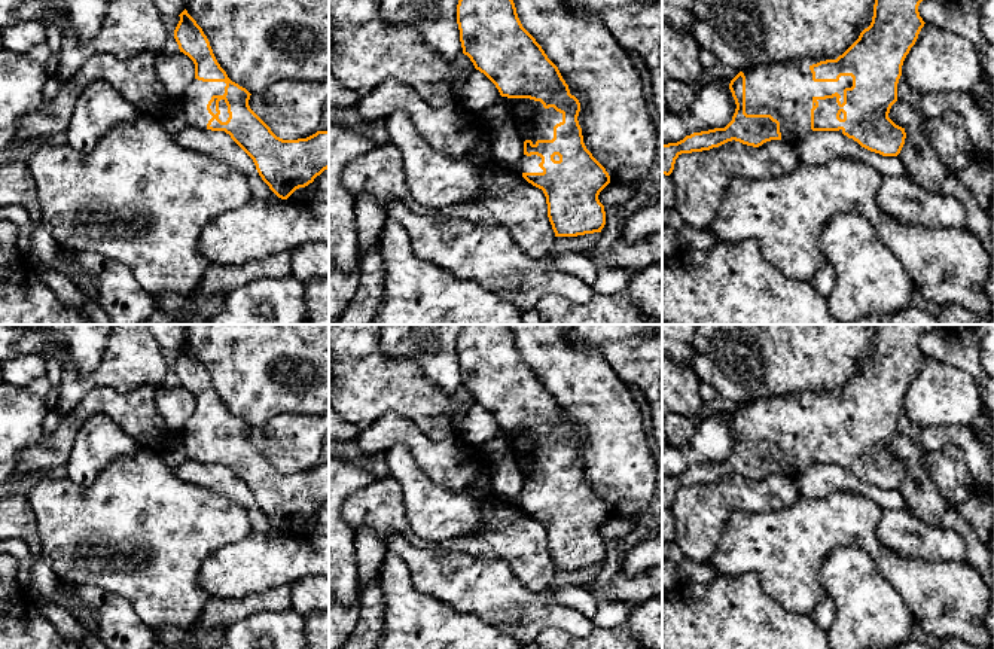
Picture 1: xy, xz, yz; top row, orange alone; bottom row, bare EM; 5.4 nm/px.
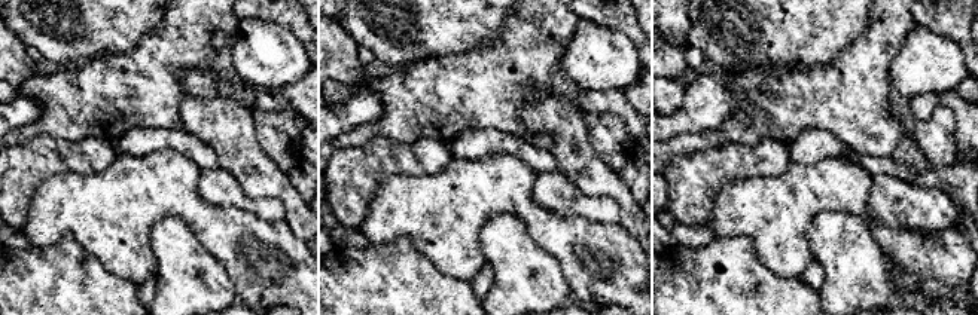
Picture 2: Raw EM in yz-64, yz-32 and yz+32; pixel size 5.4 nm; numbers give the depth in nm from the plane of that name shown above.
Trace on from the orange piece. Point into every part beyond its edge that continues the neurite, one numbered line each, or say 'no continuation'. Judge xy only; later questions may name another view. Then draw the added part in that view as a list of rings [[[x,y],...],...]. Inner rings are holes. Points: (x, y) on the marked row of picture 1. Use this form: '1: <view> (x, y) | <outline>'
1: xy (198, 94) | [[[193,79],[183,97],[186,124],[199,130],[207,130],[207,124],[213,118],[207,110],[207,104],[213,95],[223,95],[225,86],[225,82],[202,82]]]

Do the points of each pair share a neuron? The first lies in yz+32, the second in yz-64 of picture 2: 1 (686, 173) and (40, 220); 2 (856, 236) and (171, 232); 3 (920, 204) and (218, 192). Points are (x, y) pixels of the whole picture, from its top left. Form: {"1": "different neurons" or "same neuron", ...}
{"1": "different neurons", "2": "same neuron", "3": "same neuron"}

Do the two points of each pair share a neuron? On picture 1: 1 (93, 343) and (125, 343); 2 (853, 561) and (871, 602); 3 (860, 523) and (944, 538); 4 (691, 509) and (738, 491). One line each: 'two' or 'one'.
1: two
2: one
3: two
4: one

